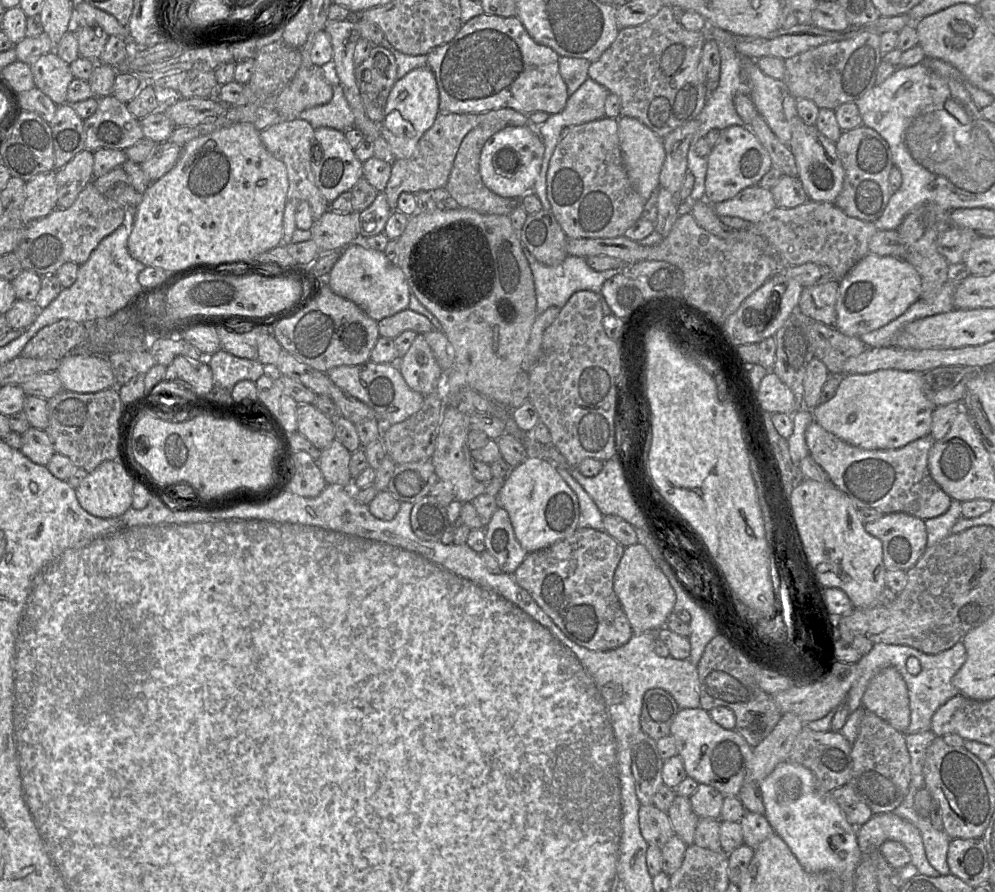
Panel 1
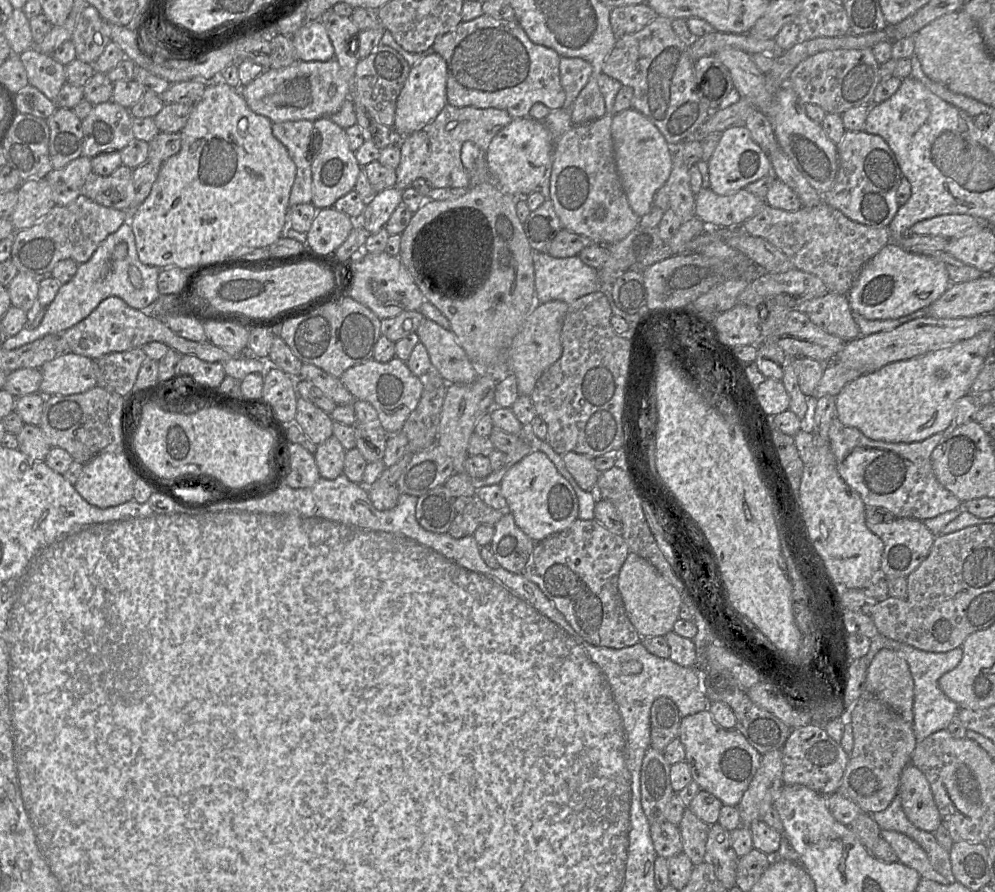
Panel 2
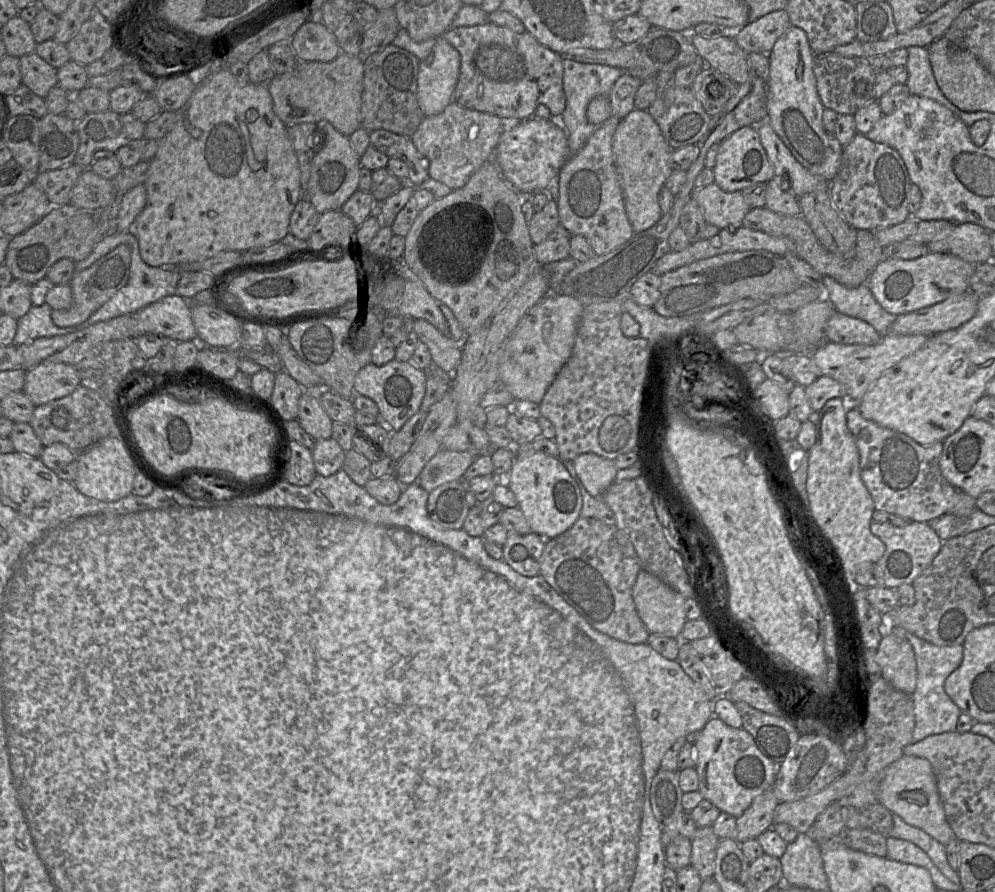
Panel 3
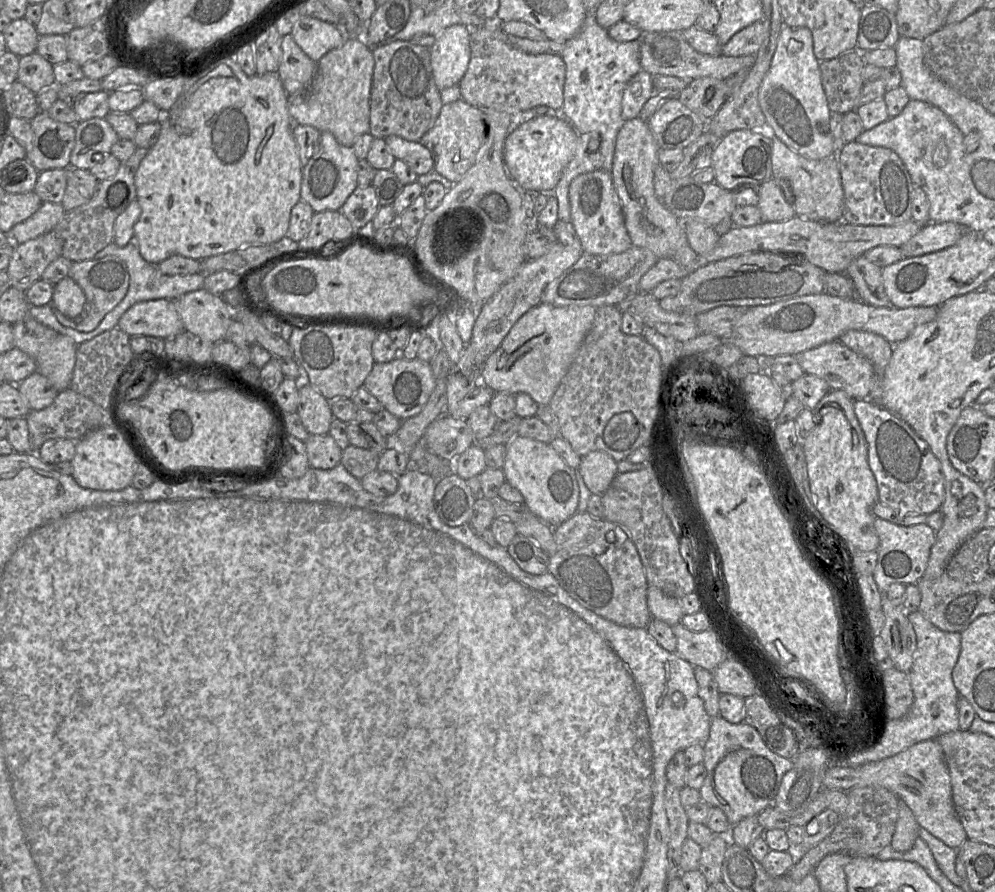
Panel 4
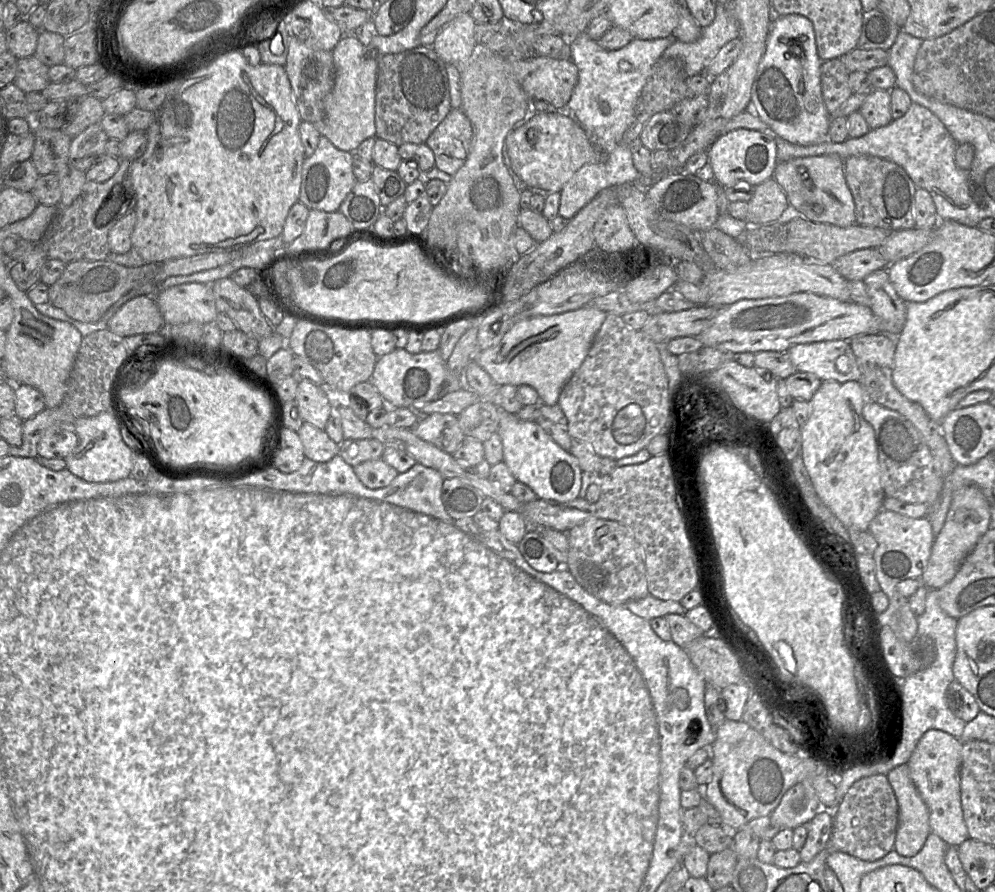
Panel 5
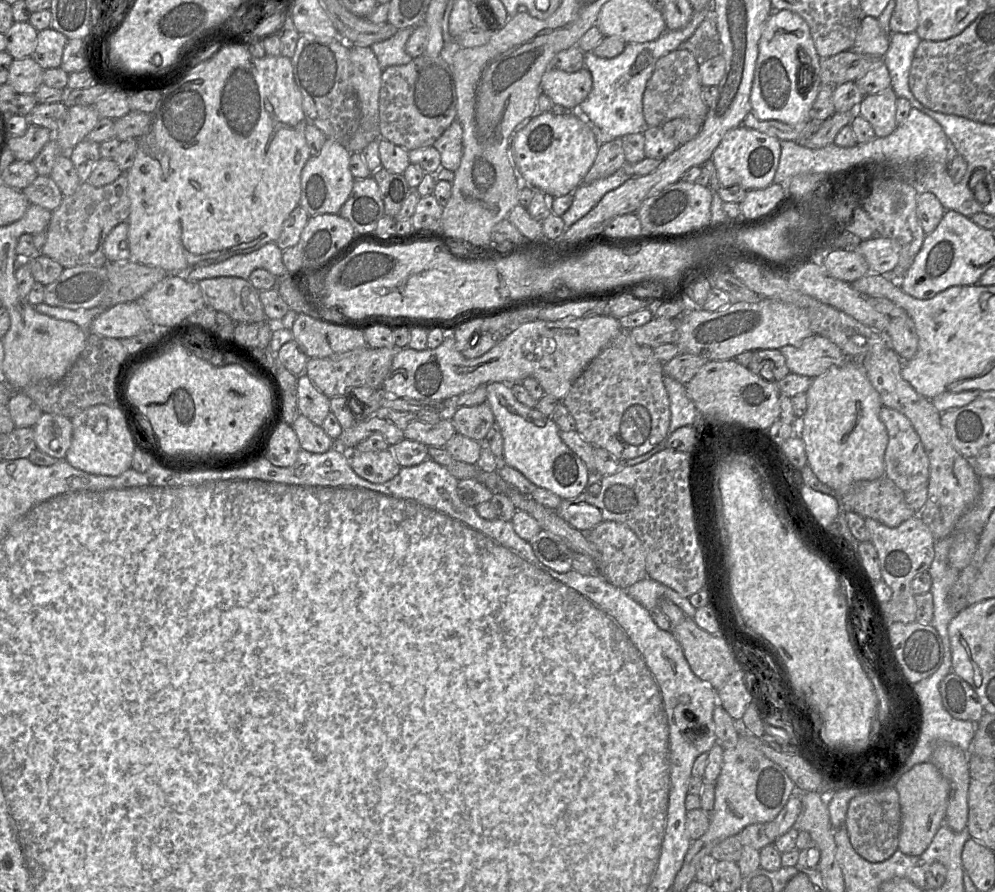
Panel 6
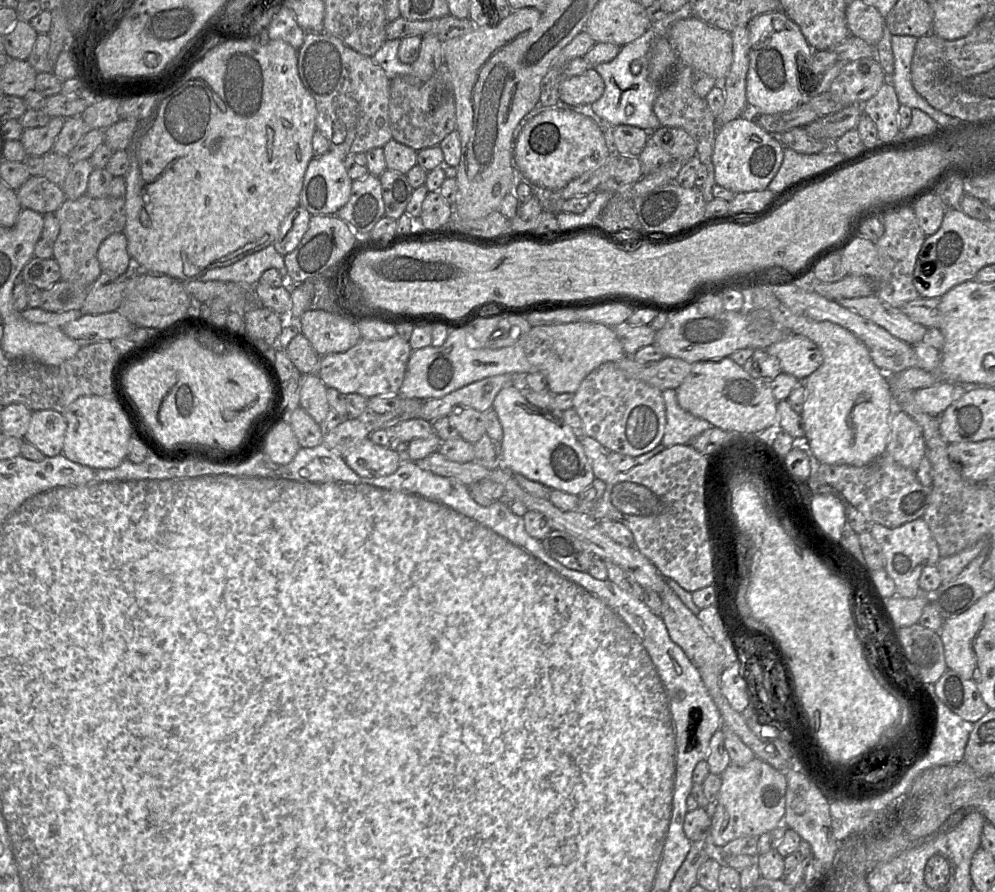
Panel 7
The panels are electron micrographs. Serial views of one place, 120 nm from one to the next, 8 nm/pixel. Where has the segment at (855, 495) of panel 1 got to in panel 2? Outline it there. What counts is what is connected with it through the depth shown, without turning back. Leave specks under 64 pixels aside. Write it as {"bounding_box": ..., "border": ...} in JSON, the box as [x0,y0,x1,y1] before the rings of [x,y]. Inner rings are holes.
{"bounding_box":[829,417,961,520],"border":[[[836,417],[829,429],[832,453],[840,477],[856,491],[866,506],[883,507],[896,518],[925,520],[956,509],[961,501],[937,480],[931,463],[933,450],[944,440],[943,433],[913,443],[889,443],[866,437],[857,428],[842,424]]]}

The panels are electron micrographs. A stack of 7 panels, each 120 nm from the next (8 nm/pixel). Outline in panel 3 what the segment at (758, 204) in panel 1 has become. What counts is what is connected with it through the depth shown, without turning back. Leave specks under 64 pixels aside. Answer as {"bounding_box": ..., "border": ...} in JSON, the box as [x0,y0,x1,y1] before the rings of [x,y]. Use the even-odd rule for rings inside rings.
{"bounding_box":[692,183,751,229],"border":[[[712,183],[695,189],[692,197],[700,207],[707,224],[719,229],[732,229],[742,226],[745,215],[751,209],[741,191],[725,192]]]}

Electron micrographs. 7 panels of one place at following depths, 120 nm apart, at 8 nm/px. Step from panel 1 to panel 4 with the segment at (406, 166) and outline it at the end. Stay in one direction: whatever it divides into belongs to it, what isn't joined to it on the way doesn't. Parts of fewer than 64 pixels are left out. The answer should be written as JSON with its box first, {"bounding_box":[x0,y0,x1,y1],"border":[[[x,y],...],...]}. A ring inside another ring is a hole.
{"bounding_box":[419,99,486,184],"border":[[[460,99],[442,106],[434,125],[421,137],[419,143],[430,151],[433,170],[456,184],[475,163],[476,155],[486,138],[485,114]]]}

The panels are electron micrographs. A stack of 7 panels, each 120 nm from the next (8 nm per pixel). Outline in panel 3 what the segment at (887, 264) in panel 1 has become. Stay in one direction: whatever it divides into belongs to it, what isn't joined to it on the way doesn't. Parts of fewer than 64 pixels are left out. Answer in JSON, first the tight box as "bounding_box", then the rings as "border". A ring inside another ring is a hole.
{"bounding_box":[866,252,975,316],"border":[[[928,252],[913,260],[888,258],[878,263],[866,284],[887,312],[899,316],[970,290],[970,278],[975,267],[959,257],[937,252]]]}

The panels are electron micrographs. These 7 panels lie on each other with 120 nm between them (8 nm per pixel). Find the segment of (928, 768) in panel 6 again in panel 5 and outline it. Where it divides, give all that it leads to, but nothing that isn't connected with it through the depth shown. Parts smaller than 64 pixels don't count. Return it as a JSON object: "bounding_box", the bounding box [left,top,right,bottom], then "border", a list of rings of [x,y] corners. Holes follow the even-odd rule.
{"bounding_box":[887,764,931,857],"border":[[[907,764],[887,774],[898,803],[898,826],[894,851],[904,857],[915,856],[931,832],[929,810],[917,791]]]}

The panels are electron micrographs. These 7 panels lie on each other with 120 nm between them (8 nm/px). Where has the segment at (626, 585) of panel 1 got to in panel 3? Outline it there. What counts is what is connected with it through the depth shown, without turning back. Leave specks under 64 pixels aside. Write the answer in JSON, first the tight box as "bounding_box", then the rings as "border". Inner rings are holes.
{"bounding_box":[632,569,686,638],"border":[[[641,569],[632,588],[637,614],[649,633],[679,638],[686,622],[685,597]]]}

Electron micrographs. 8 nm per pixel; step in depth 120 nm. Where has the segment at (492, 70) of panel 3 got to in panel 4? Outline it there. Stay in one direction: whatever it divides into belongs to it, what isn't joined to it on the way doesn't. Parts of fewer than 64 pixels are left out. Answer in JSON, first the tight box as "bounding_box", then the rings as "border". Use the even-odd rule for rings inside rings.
{"bounding_box":[459,26,566,115],"border":[[[484,26],[471,29],[470,49],[469,64],[459,82],[461,99],[466,103],[509,115],[538,106],[562,109],[566,67],[560,54],[524,53],[496,38]]]}

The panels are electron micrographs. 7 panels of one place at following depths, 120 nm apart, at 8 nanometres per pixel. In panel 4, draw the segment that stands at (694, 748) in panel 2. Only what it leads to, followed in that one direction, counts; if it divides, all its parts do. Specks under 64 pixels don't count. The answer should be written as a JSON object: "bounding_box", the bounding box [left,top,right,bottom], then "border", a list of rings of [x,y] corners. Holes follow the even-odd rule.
{"bounding_box":[699,715,793,826],"border":[[[720,715],[711,718],[709,736],[703,748],[706,777],[699,789],[702,801],[720,808],[732,826],[772,806],[784,774],[793,767],[791,759],[767,748],[754,727],[744,722],[730,723]]]}

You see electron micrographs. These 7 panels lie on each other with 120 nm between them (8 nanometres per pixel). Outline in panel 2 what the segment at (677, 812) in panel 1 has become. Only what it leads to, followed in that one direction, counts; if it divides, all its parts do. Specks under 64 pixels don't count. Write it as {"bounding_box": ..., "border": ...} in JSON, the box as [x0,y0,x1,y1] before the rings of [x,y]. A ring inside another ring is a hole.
{"bounding_box":[678,807,710,865],"border":[[[688,807],[685,809],[678,828],[681,834],[683,852],[690,858],[693,865],[704,862],[710,826],[700,820]]]}

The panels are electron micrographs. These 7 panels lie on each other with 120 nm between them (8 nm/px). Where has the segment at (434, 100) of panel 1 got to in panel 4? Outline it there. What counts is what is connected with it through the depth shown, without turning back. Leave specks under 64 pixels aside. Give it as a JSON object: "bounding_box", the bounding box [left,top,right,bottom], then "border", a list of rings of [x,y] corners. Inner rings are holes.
{"bounding_box":[429,24,471,91],"border":[[[456,24],[435,36],[429,49],[430,64],[439,91],[459,84],[463,78],[471,55],[470,32],[470,28]]]}

